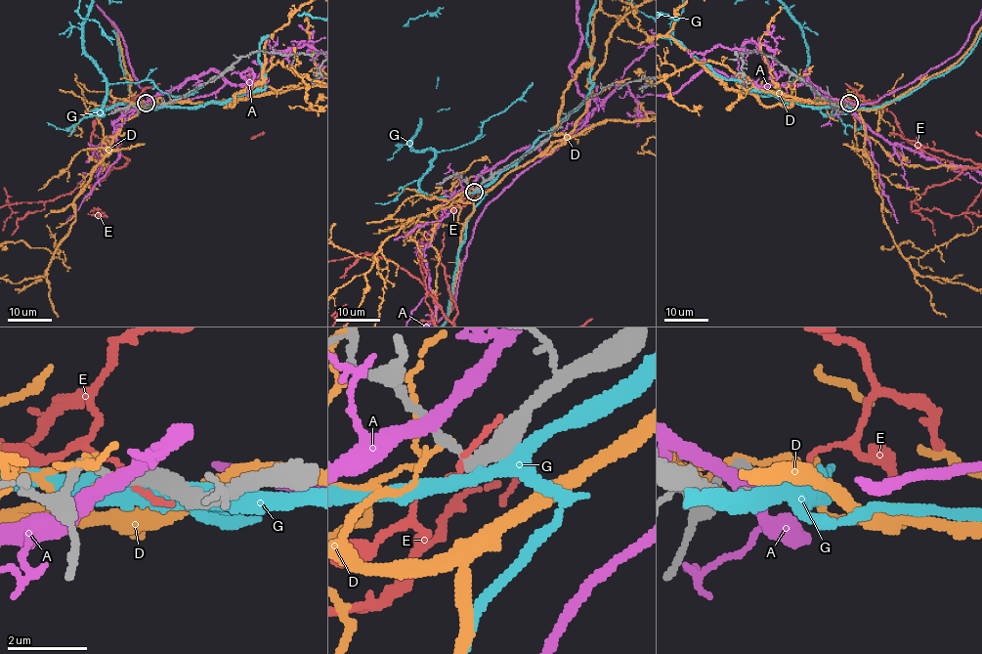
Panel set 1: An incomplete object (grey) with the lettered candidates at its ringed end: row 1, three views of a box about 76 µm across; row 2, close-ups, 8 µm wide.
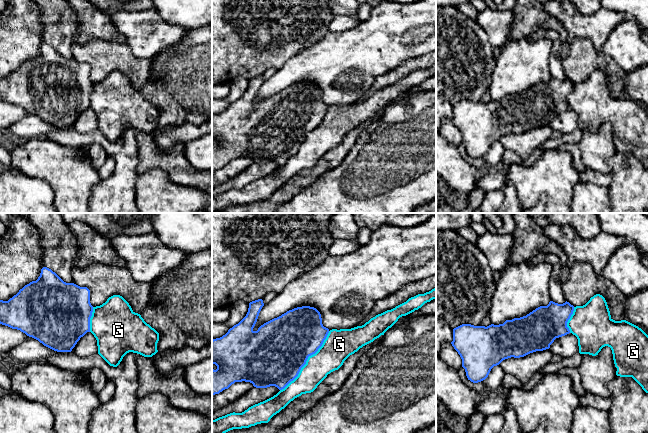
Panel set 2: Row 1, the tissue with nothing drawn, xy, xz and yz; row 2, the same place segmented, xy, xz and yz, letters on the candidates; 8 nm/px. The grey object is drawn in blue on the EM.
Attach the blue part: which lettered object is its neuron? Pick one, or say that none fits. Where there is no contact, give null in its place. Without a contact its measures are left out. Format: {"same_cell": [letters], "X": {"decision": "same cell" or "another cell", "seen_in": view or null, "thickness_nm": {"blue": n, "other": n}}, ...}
{"same_cell": [], "A": {"decision": "another cell", "seen_in": null}, "D": {"decision": "another cell", "seen_in": null}, "E": {"decision": "another cell", "seen_in": null}, "G": {"decision": "another cell", "seen_in": "xz", "thickness_nm": {"blue": 480, "other": 220}}}

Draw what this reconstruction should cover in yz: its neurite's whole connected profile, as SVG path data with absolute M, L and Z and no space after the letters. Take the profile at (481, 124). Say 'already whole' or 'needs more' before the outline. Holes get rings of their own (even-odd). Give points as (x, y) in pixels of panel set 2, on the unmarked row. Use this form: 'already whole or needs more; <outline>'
already whole; M550 77L547 82L540 82L526 92L506 96L503 100L487 103L462 100L453 105L451 120L462 135L468 156L478 159L485 156L491 145L503 136L549 125L556 114L569 110L567 98L573 87L574 82L567 77L563 80Z

